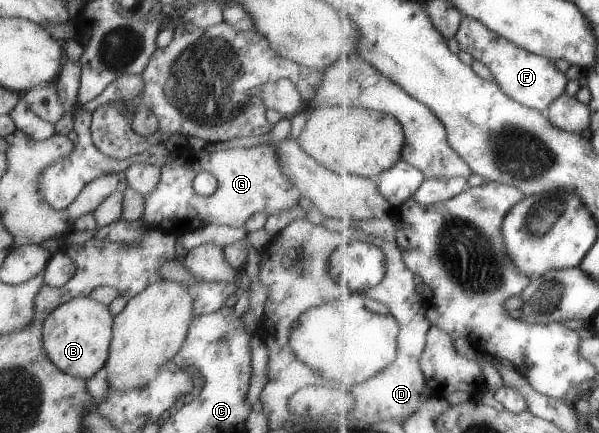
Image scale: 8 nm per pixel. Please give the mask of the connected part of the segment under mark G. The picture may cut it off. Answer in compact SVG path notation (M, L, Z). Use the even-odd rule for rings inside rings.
M271 144L251 148L234 148L209 154L196 150L190 152L182 148L173 151L168 157L166 165L161 169L158 187L148 197L145 197L144 215L141 221L144 221L150 229L160 229L164 233L177 237L207 225L239 228L253 213L264 213L268 218L270 214L277 215L284 210L292 209L298 205L300 196L300 190L296 188L296 185L292 185L288 177L282 173L276 149ZM202 171L208 171L217 180L217 189L212 195L198 194L192 187L194 177Z

